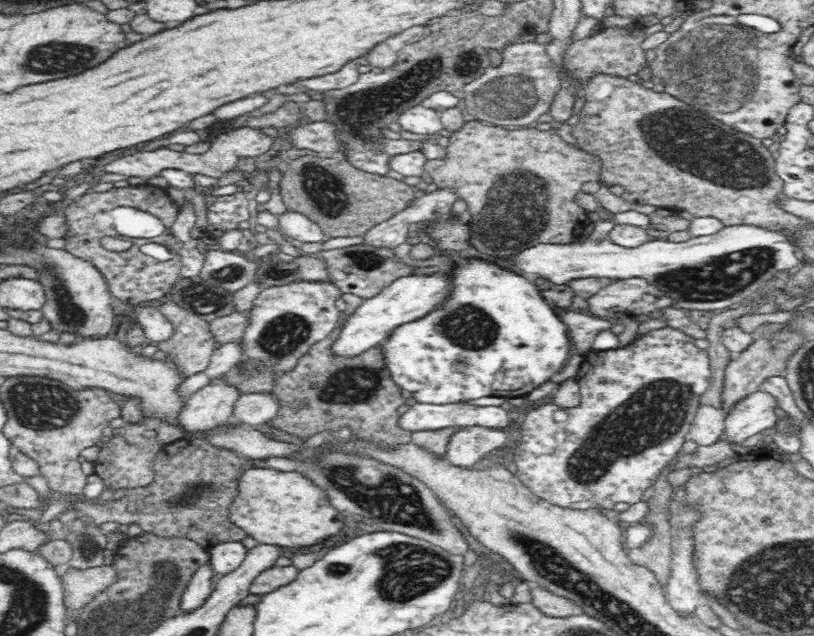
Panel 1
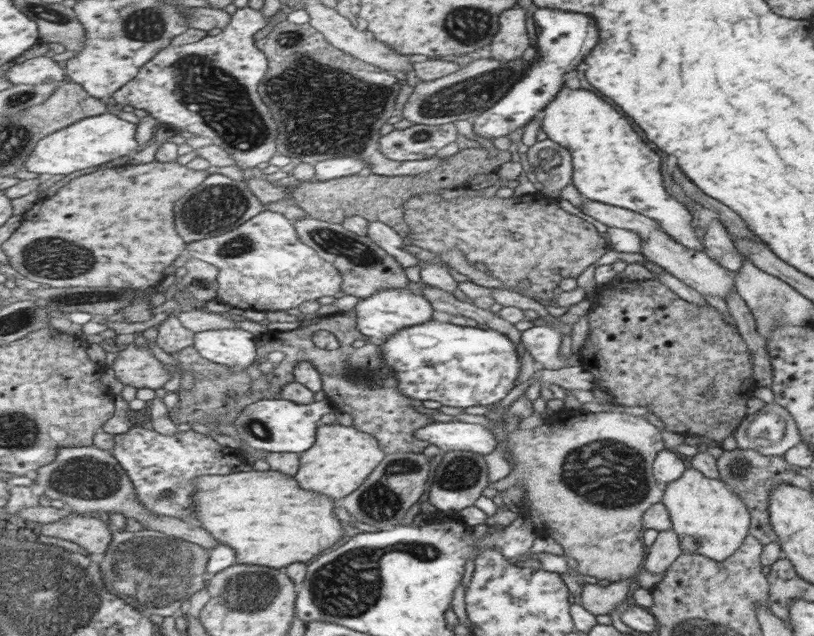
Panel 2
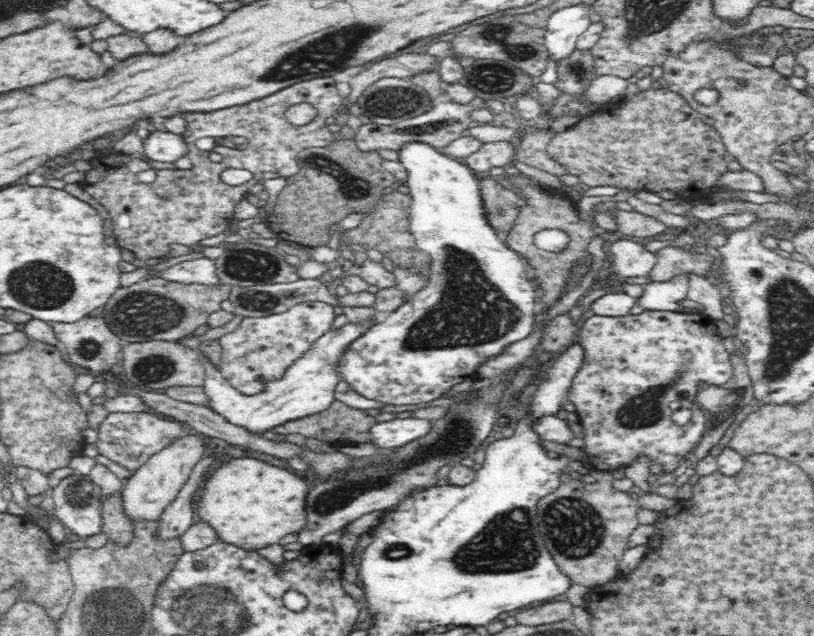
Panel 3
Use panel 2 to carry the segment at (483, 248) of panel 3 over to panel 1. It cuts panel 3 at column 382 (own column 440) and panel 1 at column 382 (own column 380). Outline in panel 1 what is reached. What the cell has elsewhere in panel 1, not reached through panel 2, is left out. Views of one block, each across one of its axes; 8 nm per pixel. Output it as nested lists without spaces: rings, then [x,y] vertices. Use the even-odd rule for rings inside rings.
[[[451,213],[446,217],[439,220],[432,220],[432,223],[425,226],[422,234],[425,239],[432,239],[436,243],[436,252],[438,255],[450,255],[456,256],[458,261],[453,261],[450,268],[444,271],[448,281],[450,281],[450,294],[446,296],[446,300],[442,304],[438,304],[436,308],[430,310],[430,313],[426,314],[426,317],[419,319],[418,321],[410,322],[406,325],[399,325],[380,345],[383,350],[383,359],[385,360],[385,366],[392,375],[392,380],[401,390],[412,393],[412,398],[416,399],[418,403],[422,404],[454,404],[461,401],[474,400],[482,398],[482,396],[495,396],[494,392],[518,392],[518,394],[504,394],[500,398],[508,399],[508,396],[522,396],[522,392],[532,392],[534,389],[540,387],[544,383],[548,383],[548,378],[553,374],[558,373],[563,367],[564,362],[569,359],[569,350],[571,340],[569,339],[569,333],[565,324],[561,322],[560,311],[550,306],[549,301],[542,296],[541,290],[531,282],[531,278],[522,275],[522,273],[513,272],[513,270],[507,270],[505,266],[498,265],[496,259],[479,258],[476,256],[467,256],[464,254],[468,248],[472,248],[471,244],[471,232],[472,225],[470,220],[462,220],[457,216],[451,216]]]

